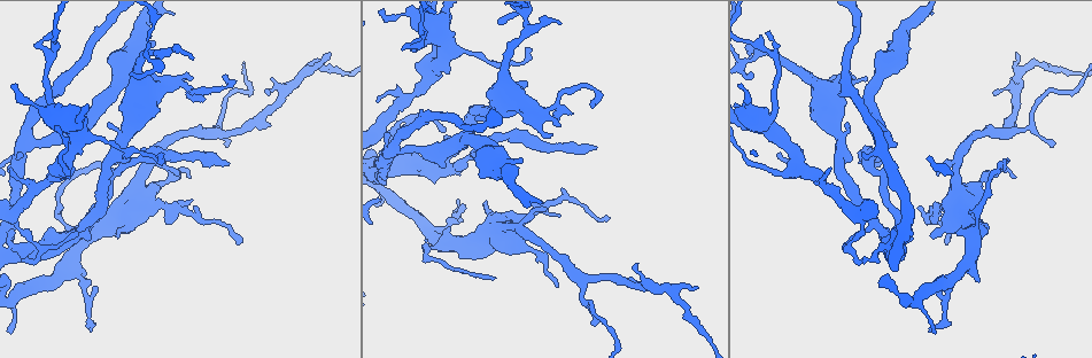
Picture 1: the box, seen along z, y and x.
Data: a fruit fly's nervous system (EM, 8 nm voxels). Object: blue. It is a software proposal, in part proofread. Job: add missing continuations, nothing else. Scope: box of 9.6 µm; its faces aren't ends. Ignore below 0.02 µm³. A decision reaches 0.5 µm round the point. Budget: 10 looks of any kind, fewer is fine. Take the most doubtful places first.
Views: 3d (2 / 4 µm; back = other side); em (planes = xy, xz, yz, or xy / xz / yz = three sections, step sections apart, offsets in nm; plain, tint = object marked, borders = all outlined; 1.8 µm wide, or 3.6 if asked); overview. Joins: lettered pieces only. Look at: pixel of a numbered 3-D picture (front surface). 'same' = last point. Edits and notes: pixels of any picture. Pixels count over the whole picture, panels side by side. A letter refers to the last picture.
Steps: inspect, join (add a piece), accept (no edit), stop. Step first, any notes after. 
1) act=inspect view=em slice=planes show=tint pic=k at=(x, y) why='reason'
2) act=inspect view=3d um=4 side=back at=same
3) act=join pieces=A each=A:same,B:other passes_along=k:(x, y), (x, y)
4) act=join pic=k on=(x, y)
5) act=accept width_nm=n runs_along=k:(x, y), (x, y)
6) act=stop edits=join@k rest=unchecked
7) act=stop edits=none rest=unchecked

act=inspect view=em slice=planes show=plain pic=1 at=(227, 164) why='an open end'

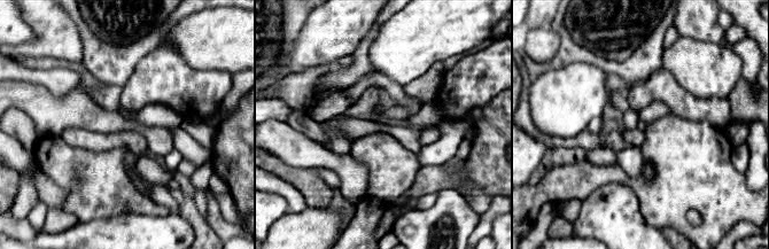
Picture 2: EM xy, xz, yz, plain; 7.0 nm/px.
act=inspect view=em slice=planes show=borders at=same why='what lies round it'

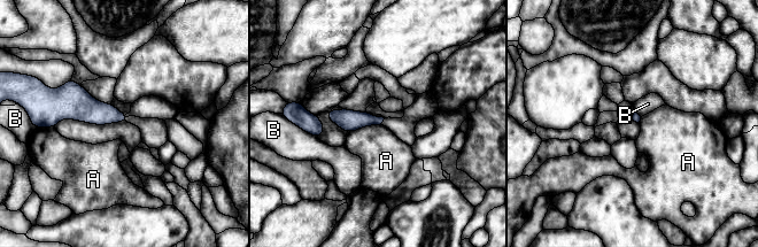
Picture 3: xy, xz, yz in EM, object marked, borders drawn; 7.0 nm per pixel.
act=accept each=A:other,B:other border=3:(380, 124), (362, 126), (350, 132) found='none of them fits'

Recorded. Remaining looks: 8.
act=inspect view=em um=3.6 slice=yz step=16 show=tint pic=1 at=(767, 117)

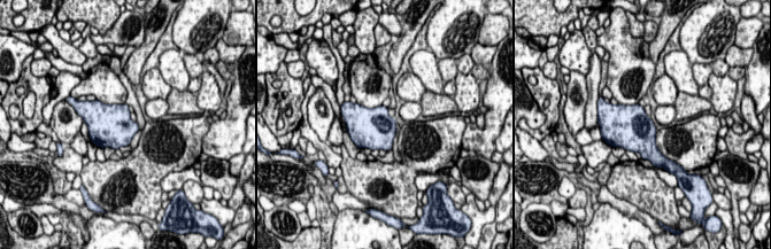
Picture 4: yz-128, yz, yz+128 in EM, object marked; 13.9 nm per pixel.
act=inspect view=em um=3.6 slice=xy step=4 show=tint at=same why='another direction'

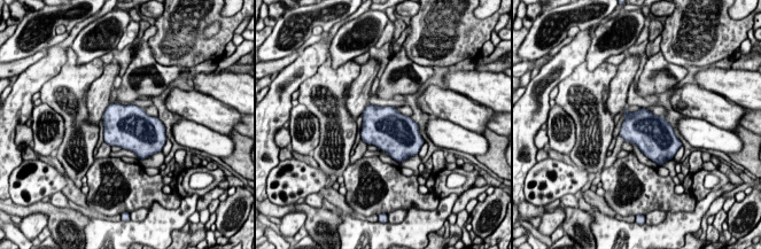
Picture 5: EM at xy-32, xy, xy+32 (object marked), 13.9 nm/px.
act=inspect view=em um=3.6 slice=xy step=4 show=borders at=same

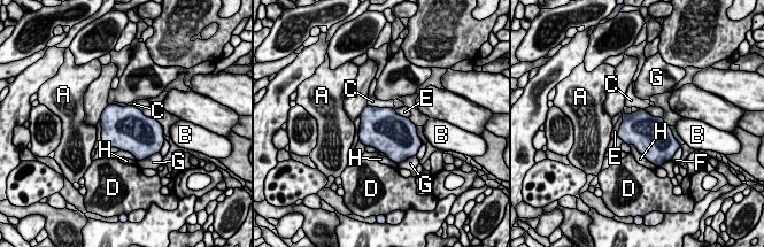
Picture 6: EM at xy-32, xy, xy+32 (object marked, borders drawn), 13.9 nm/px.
act=accept each=A:other,B:other,C:other,D:other,E:other,F:other,G:other,H:other found='no lettered piece goes on from it'

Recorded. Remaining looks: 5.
act=inspect view=em slice=planes show=plain pic=1 at=(22, 148) why='a fork'

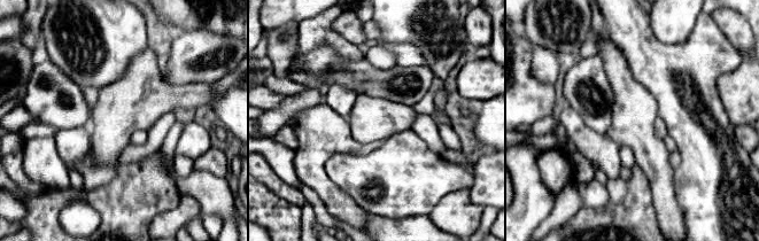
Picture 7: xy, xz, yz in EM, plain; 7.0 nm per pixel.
act=inspect view=em slice=planes show=tint at=same

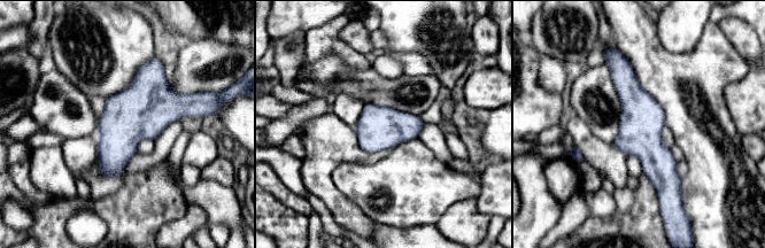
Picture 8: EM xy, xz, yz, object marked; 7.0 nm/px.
act=inspect view=em slice=planes show=borders at=same why='what lies round it'

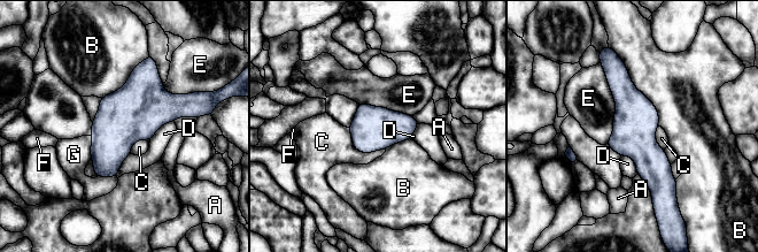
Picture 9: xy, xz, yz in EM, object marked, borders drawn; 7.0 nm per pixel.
act=accept width_nm=300 longest_contact=B:600nm each=A:other,B:other,C:other,D:other,E:other,F:other,G:other found='none of them fits'

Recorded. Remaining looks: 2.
act=inspect view=3d um=4 pic=1 at=(90, 328) why='an open end'

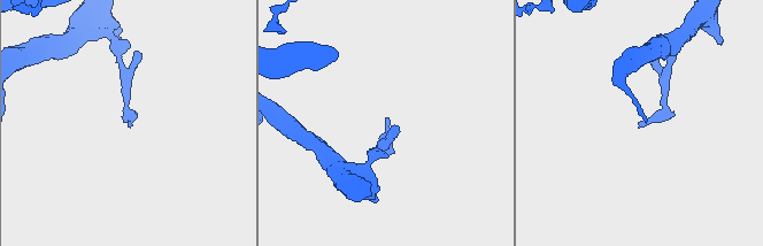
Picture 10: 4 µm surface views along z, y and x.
act=inspect view=em slice=yz step=16 show=borders pic=10 at=(640, 126)

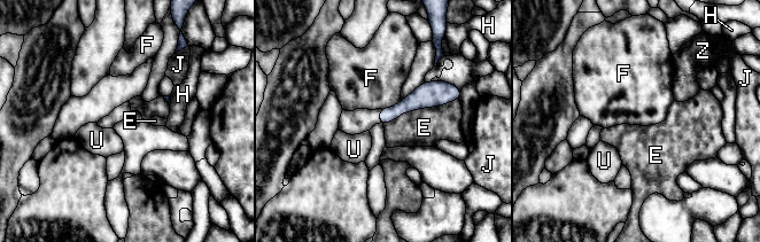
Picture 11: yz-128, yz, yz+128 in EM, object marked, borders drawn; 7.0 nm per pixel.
act=accept width_nm=110 longest_contact=E:550nm each=E:other,F:other,H:other,J:other,U:other,Z:other found='none of them fits'

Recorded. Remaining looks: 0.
act=stop edits=none rest=unchecked

